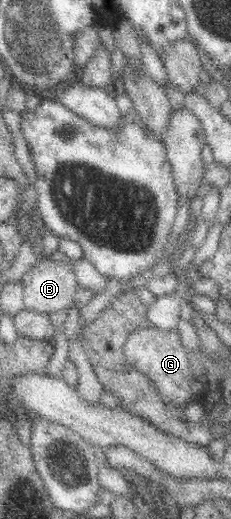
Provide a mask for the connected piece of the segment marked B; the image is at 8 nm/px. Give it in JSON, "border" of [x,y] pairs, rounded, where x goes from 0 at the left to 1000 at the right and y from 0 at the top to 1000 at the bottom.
{"border":[[[203,499],[126,514],[87,543],[100,549],[104,593],[208,611],[294,595],[338,553],[325,526],[299,511]]]}

